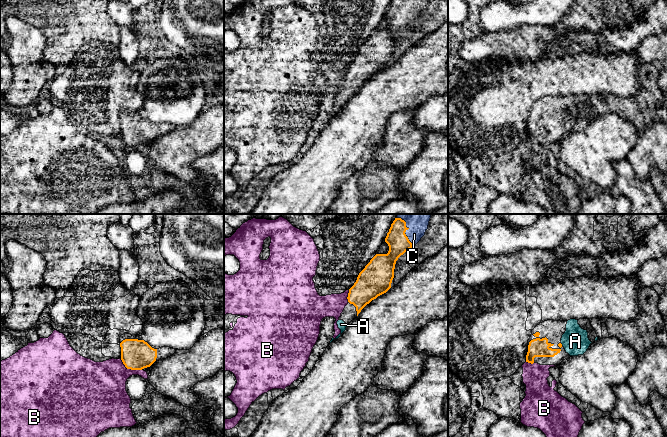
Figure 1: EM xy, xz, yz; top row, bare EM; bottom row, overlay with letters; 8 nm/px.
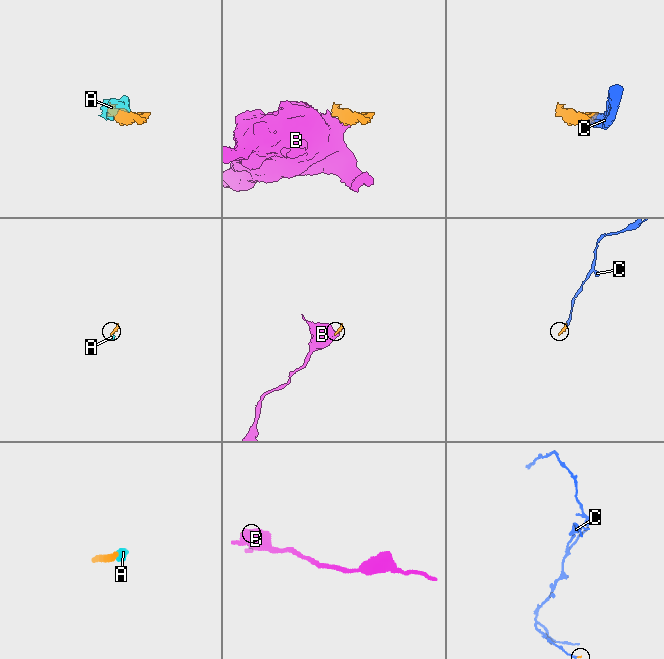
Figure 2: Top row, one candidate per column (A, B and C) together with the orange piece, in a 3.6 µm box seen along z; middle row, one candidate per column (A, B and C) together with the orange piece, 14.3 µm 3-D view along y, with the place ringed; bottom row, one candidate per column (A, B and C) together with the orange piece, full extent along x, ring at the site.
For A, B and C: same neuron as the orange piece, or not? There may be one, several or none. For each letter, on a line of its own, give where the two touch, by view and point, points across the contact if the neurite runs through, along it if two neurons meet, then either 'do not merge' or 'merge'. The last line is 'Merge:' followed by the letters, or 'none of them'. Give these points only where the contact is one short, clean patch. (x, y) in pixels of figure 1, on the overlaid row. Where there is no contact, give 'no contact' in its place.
A: meets orange in yz at (561, 344); runs through yz (560, 345), (561, 344), (567, 341), (575, 341); merge
B: meets orange in xy at (130, 368); border along xy (120, 359), (127, 368), (141, 370); do not merge
C: meets orange in xz at (407, 229); runs through xz (398, 242), (407, 229), (416, 214); merge
Merge: A, C

